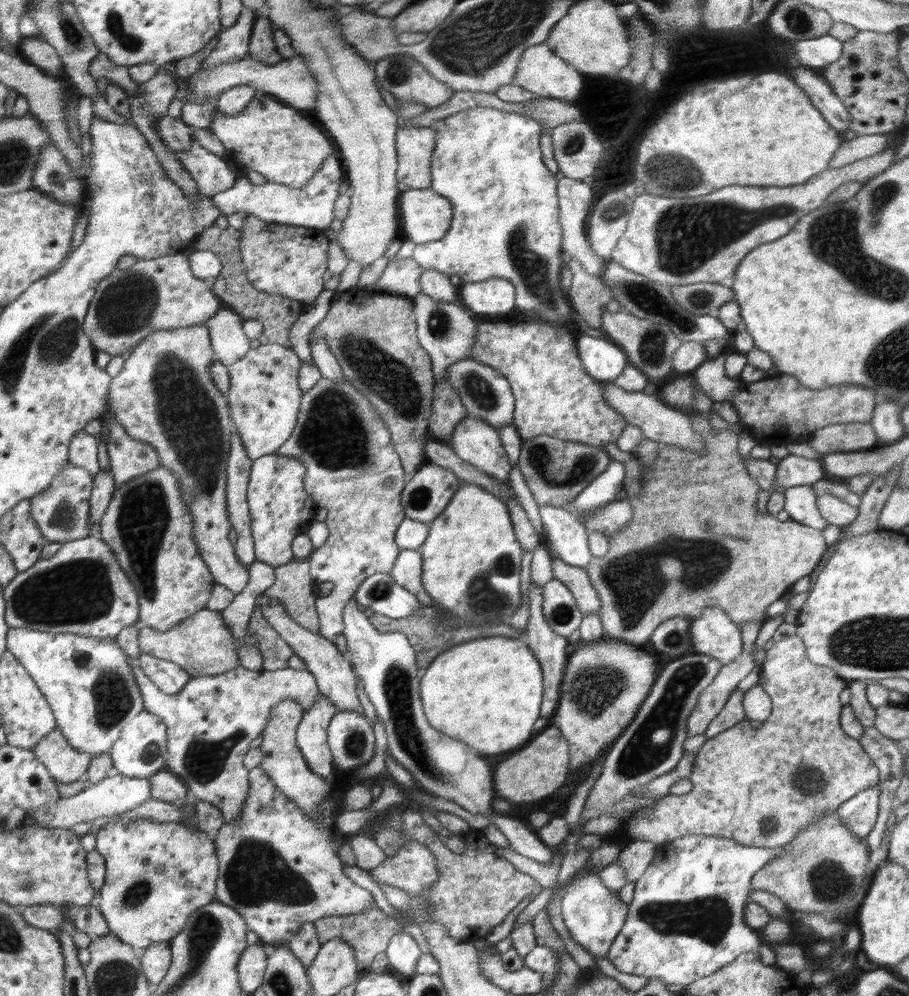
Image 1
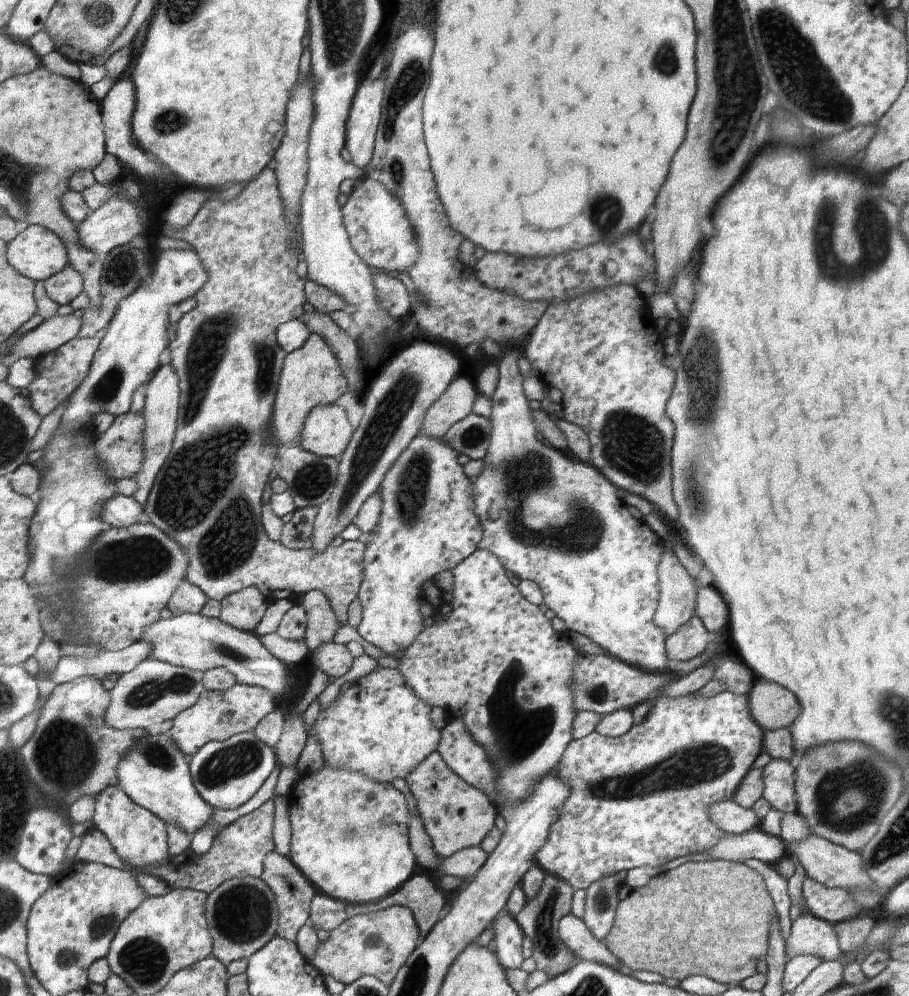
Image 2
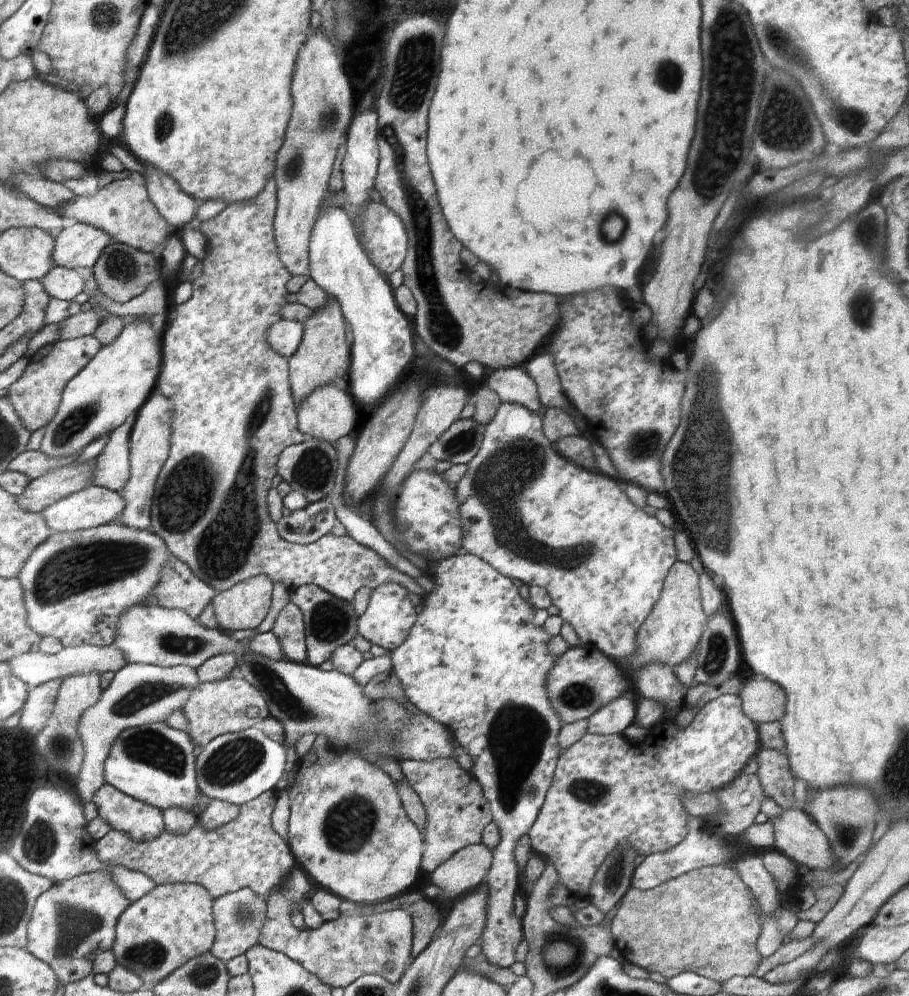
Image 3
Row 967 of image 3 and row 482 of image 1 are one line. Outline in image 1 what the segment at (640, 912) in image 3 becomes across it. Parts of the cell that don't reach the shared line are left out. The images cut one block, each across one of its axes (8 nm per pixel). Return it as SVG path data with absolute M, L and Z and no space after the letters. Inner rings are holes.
M696 415L696 417L692 418L692 428L694 428L694 432L698 432L702 436L704 446L706 446L706 454L700 455L696 451L690 451L690 449L684 449L684 447L679 447L672 443L659 443L658 455L652 462L652 467L643 467L642 486L640 486L638 494L626 498L631 507L631 520L623 527L623 530L619 530L617 534L609 538L606 555L603 558L593 557L585 567L590 582L596 589L598 598L600 598L599 615L604 628L604 638L618 639L636 645L636 647L643 647L643 644L648 639L651 639L652 632L662 622L669 620L668 618L674 618L674 616L698 618L698 616L702 616L702 610L706 610L706 608L724 610L730 617L730 621L738 626L746 625L747 623L763 626L770 618L766 615L766 608L772 602L780 599L796 580L808 576L818 565L825 552L827 547L826 541L823 534L818 530L803 526L791 519L787 522L780 522L775 516L762 514L760 510L757 510L757 494L760 492L761 487L756 483L756 479L748 473L742 455L738 455L736 434L732 434L732 432L722 434L722 430L714 431L710 421L703 415Z

